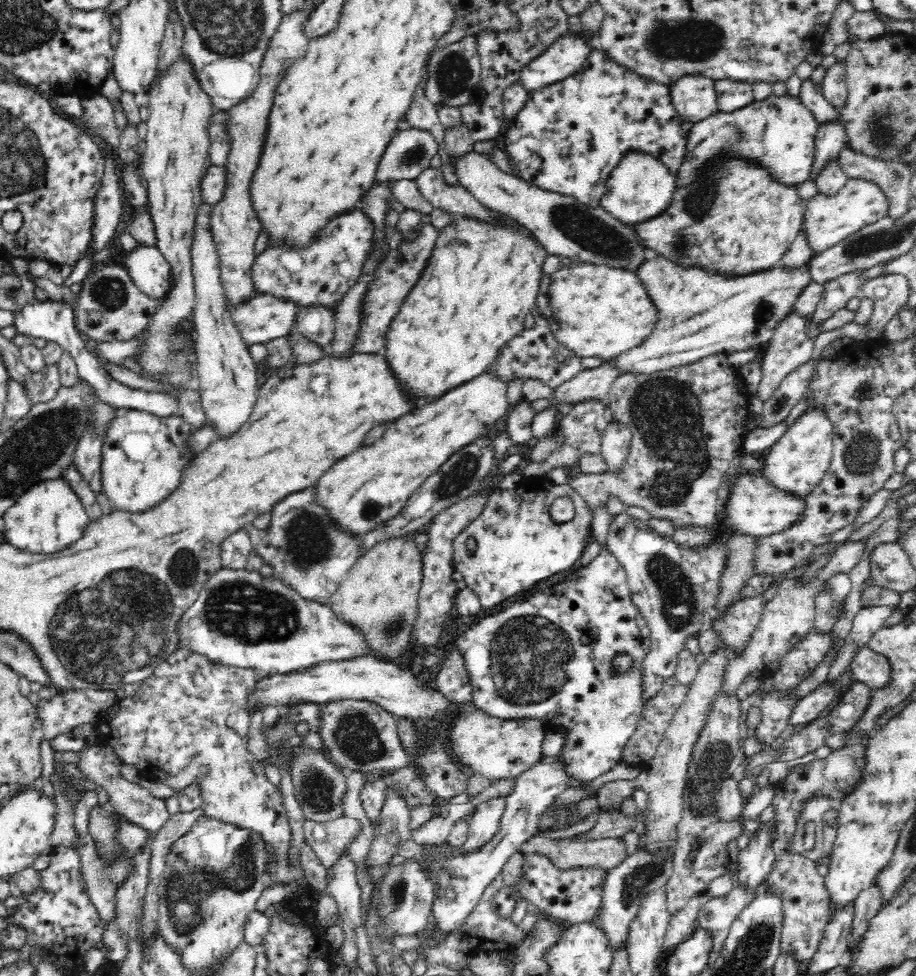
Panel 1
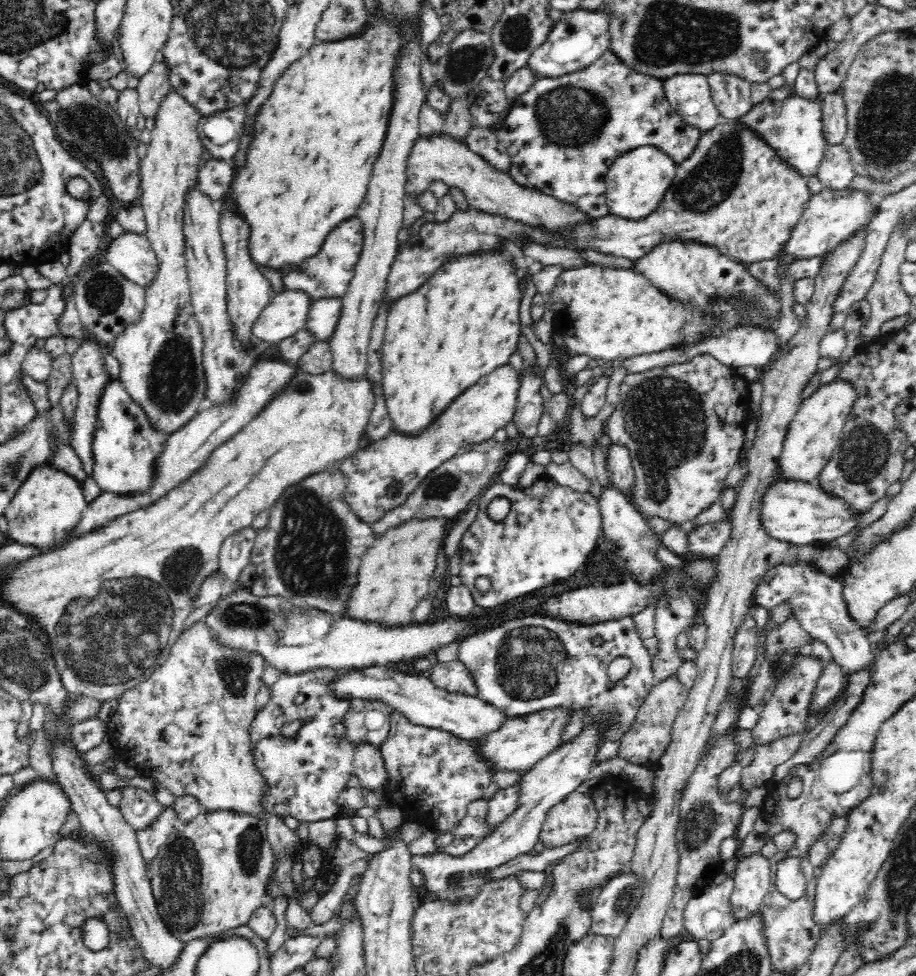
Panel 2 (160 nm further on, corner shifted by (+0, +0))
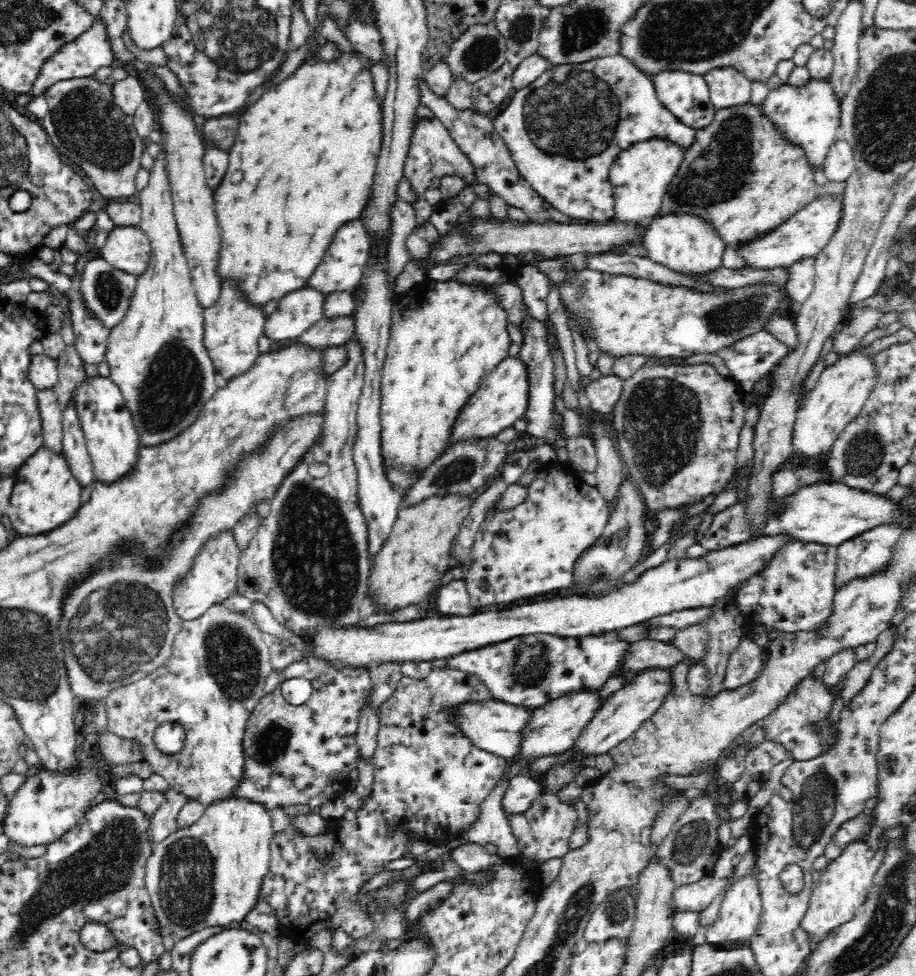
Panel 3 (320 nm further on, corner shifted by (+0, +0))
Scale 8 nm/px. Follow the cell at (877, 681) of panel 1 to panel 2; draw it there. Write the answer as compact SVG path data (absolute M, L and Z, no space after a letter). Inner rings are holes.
M794 562L790 566L770 568L758 584L753 602L770 610L788 602L792 613L798 617L800 626L804 627L813 640L824 642L832 653L832 661L839 664L847 674L870 670L875 662L874 646L864 636L860 621L850 615L848 603L844 599L843 586L838 576L820 572L809 564Z

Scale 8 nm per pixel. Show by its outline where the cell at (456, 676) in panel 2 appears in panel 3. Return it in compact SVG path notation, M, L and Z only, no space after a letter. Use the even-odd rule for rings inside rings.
M434 667L425 677L402 675L396 690L379 713L378 743L374 756L374 792L372 798L357 804L357 818L340 822L335 829L321 836L308 837L302 832L276 833L271 842L269 872L264 877L260 898L270 903L282 928L281 937L294 943L310 943L311 938L324 929L344 930L353 939L368 936L376 926L378 916L362 910L358 900L360 888L383 871L386 861L400 858L408 853L408 842L416 838L439 843L453 831L462 831L478 818L478 805L503 778L511 761L475 748L469 739L460 733L446 714L448 708L460 704L493 699L479 676L464 672L464 669Z

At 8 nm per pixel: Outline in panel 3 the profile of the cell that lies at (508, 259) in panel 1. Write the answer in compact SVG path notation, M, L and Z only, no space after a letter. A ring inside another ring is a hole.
M426 278L424 286L415 288L400 304L393 303L389 322L389 340L381 368L381 437L382 457L386 476L406 496L416 484L423 470L439 458L447 444L447 436L455 416L464 403L482 384L483 378L502 360L509 358L513 346L508 334L508 311L504 309L498 291L492 284L481 288L472 282L458 280L431 280Z

